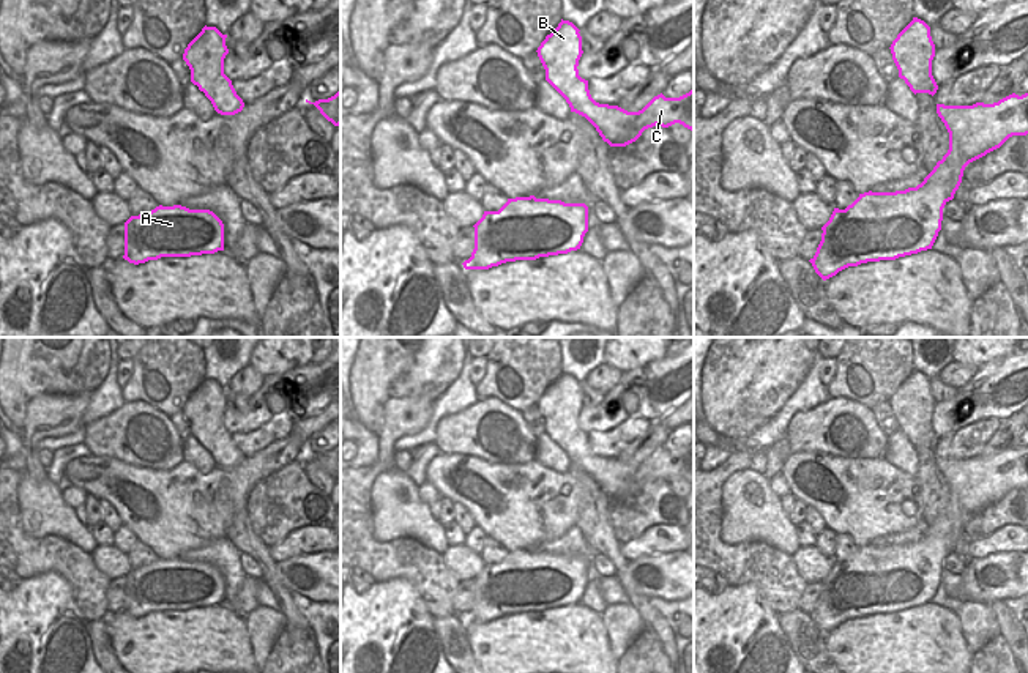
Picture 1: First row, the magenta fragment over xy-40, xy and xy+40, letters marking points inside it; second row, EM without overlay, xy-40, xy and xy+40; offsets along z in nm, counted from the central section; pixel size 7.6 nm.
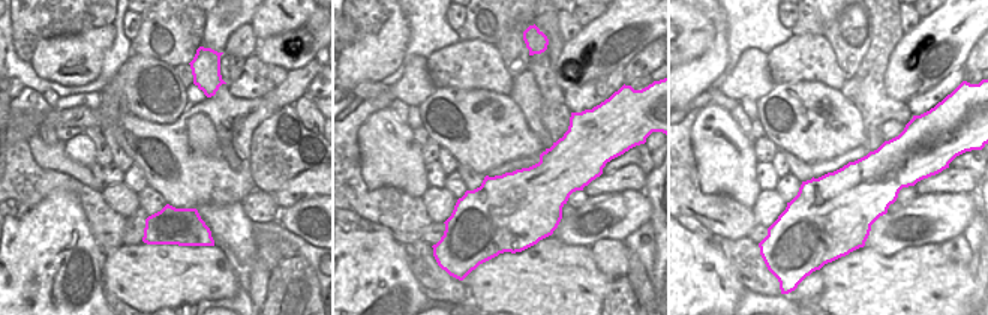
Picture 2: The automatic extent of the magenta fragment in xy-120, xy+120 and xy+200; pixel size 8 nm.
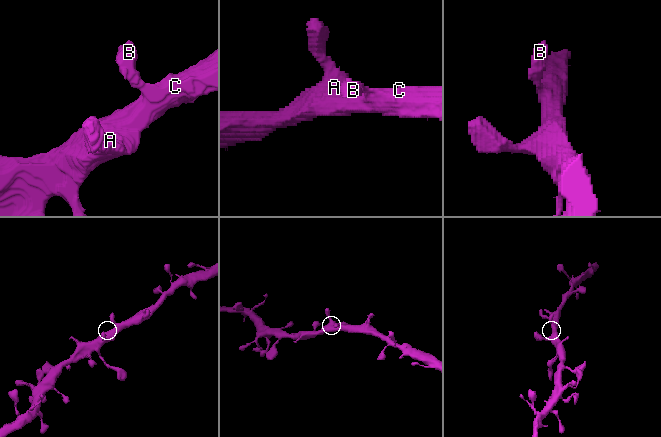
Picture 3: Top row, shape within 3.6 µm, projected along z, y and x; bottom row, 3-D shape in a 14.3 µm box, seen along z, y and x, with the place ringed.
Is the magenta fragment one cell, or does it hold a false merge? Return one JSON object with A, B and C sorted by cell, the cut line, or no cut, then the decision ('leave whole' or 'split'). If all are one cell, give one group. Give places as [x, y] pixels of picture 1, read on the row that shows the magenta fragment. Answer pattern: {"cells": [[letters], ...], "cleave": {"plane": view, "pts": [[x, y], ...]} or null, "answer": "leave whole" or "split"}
{"cells": [["A", "B", "C"]], "cleave": null, "answer": "leave whole"}

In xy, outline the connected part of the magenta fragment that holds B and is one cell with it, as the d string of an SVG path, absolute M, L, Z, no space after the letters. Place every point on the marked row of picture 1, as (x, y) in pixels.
M561 19L536 52L546 69L546 80L566 99L571 112L585 117L596 128L604 142L626 147L656 125L669 128L680 123L694 134L694 88L680 98L661 93L639 112L596 102L588 80L577 69L583 54L579 32L572 22Z

